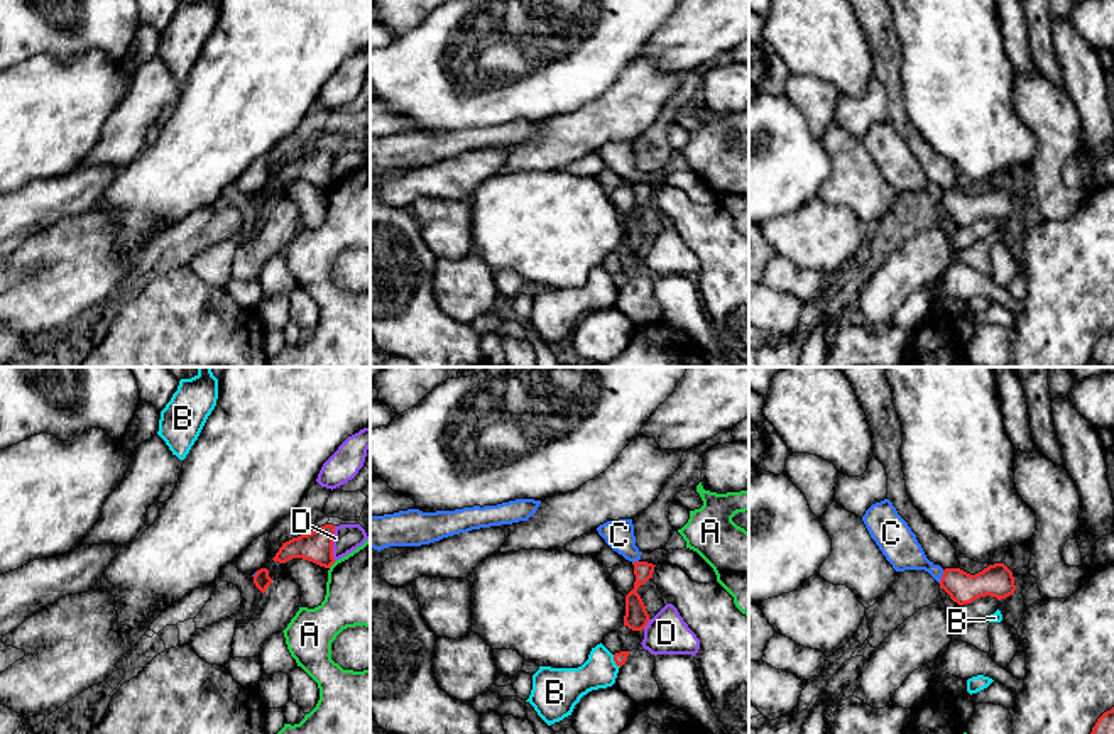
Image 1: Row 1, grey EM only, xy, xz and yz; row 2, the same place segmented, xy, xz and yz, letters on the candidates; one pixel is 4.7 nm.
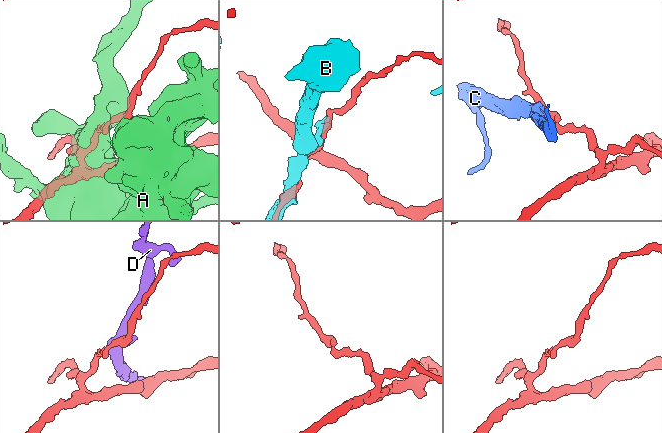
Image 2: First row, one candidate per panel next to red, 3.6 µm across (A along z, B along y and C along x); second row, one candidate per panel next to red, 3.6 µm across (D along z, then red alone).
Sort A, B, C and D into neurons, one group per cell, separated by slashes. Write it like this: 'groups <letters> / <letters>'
groups A / B / C / D

